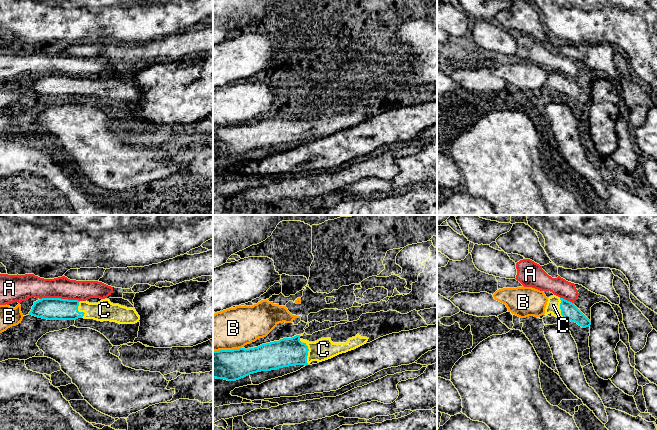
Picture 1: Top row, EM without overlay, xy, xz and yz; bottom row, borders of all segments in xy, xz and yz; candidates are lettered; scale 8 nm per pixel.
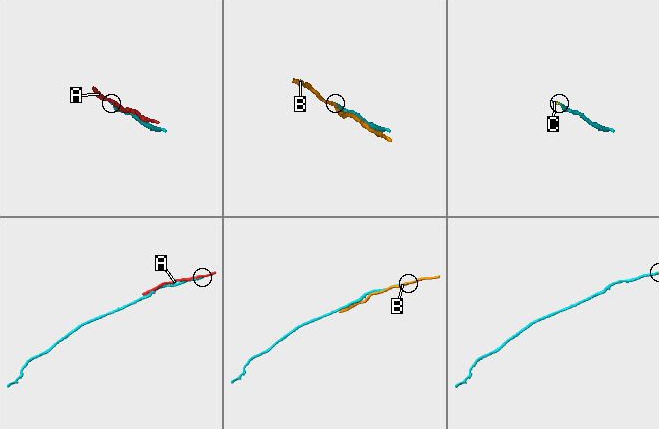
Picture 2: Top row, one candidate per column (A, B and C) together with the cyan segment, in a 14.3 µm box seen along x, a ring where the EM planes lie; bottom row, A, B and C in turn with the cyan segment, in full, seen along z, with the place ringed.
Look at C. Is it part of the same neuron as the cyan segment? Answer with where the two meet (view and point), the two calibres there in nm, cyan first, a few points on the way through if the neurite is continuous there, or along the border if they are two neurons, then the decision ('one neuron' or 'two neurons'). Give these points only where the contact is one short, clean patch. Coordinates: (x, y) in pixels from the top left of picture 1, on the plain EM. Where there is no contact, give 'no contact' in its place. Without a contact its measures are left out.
contact xz (307, 129); calibres 220 and 180 nm; way xz (286, 128), (307, 129), (323, 125); one neuron

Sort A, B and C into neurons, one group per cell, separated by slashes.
A / B / C

